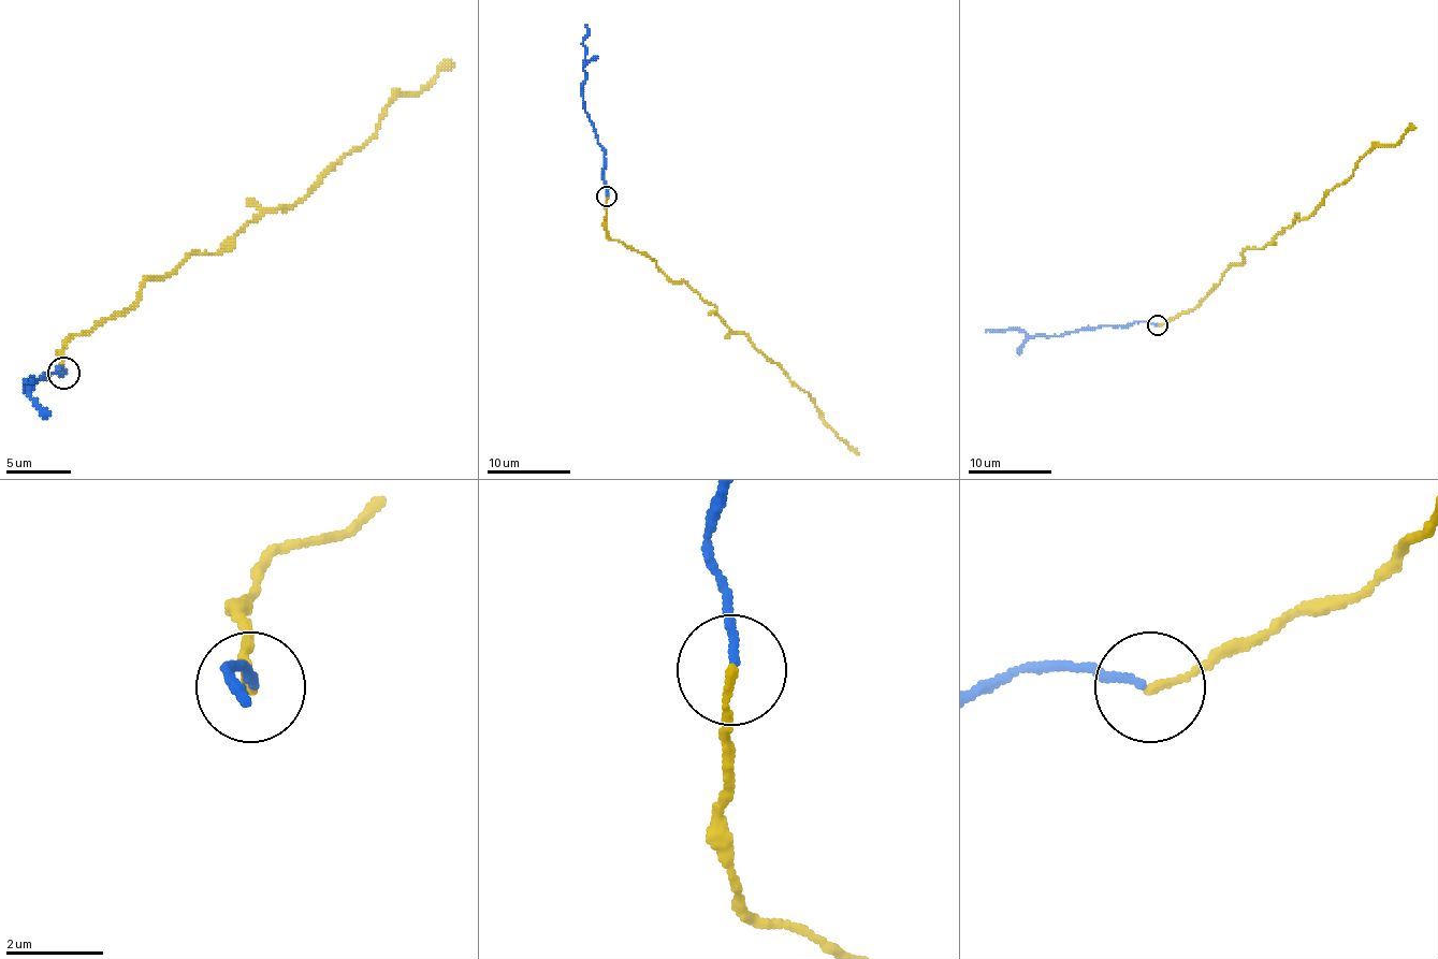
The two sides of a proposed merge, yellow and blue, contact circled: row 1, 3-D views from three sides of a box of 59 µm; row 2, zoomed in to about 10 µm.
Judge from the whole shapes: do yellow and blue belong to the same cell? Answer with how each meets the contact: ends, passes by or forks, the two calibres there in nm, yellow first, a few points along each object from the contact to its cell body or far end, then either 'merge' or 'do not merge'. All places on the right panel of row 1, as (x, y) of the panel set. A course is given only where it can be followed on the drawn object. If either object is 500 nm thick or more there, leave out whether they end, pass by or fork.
yellow ends | blue ends | 140/170 nm | yellow via (1157, 325), (1192, 310), (1247, 248), (1265, 246), (1307, 219), (1367, 153), (1393, 146), (1415, 128) | blue via (1157, 325), (1141, 321), (1081, 328), (1059, 336), (1028, 336), (1017, 330), (986, 332) | do not merge

